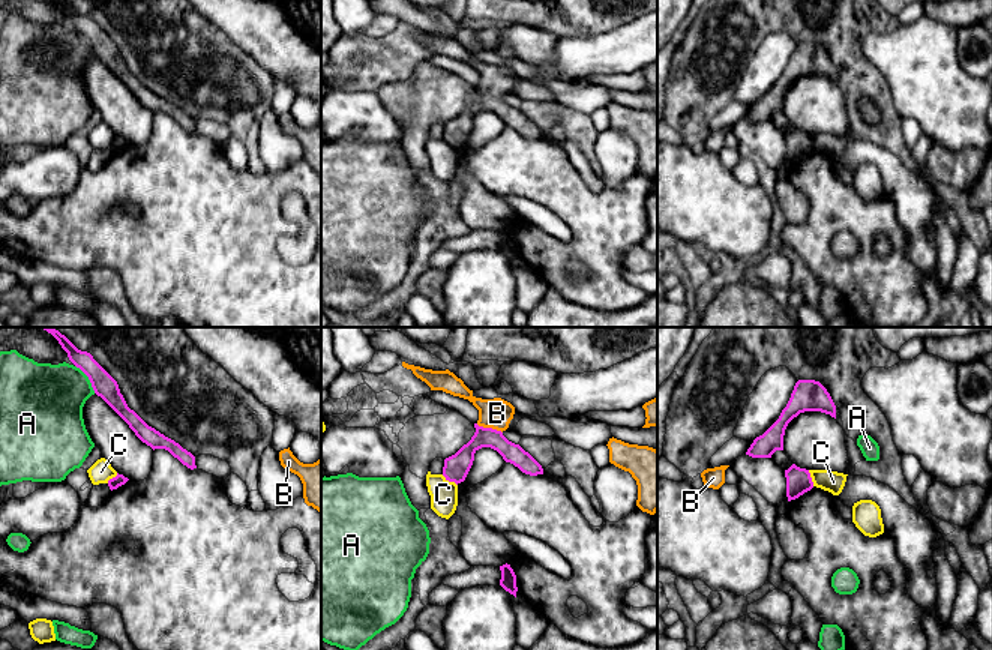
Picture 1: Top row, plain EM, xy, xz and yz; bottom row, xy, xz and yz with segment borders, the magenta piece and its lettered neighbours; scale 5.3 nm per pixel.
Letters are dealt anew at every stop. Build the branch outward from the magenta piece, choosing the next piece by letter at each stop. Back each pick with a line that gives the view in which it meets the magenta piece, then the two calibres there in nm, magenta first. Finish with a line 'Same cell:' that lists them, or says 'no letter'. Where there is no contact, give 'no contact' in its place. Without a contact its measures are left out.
B: meets magenta in xz; 120 nm thick on the magenta side, 160 nm on the other
Same cell: B

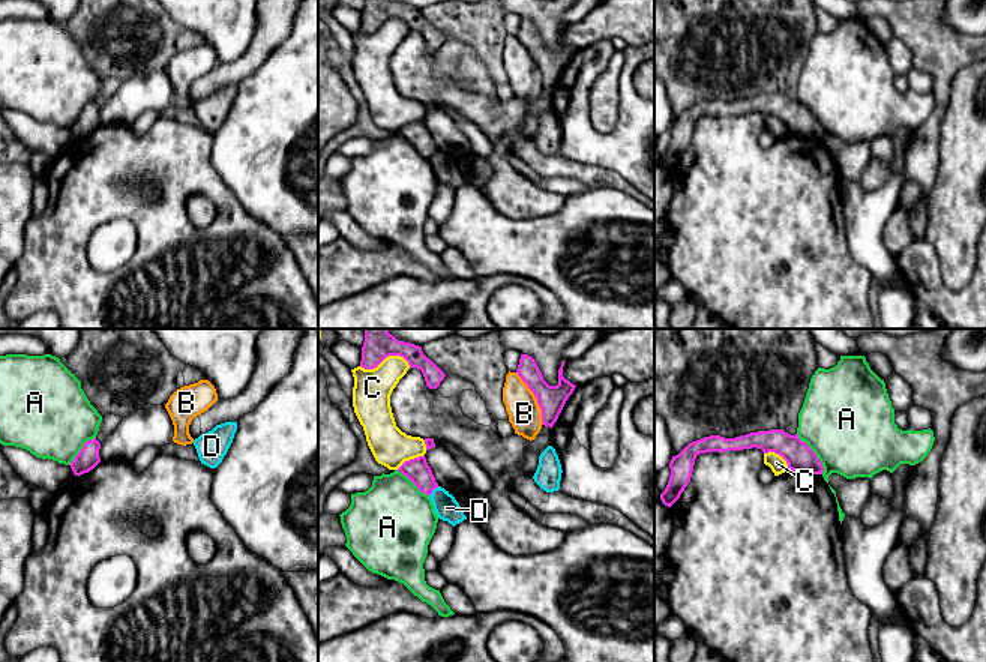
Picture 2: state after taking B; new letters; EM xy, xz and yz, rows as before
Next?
Same cell: no letter

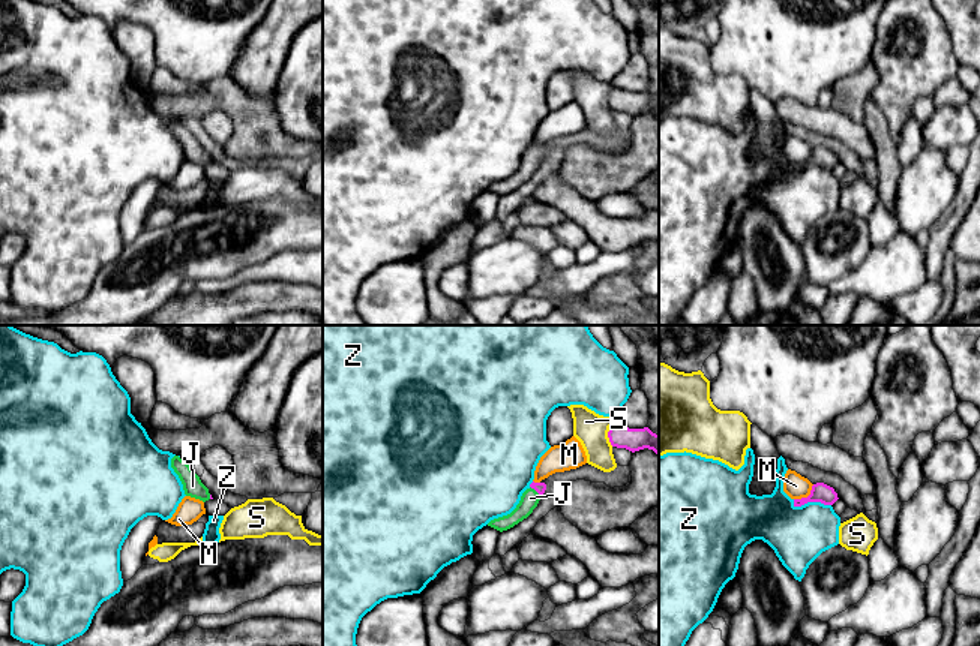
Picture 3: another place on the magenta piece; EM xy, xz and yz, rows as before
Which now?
J: meets magenta in xz; 60 nm thick on the magenta side, 100 nm on the other
Same cell: J

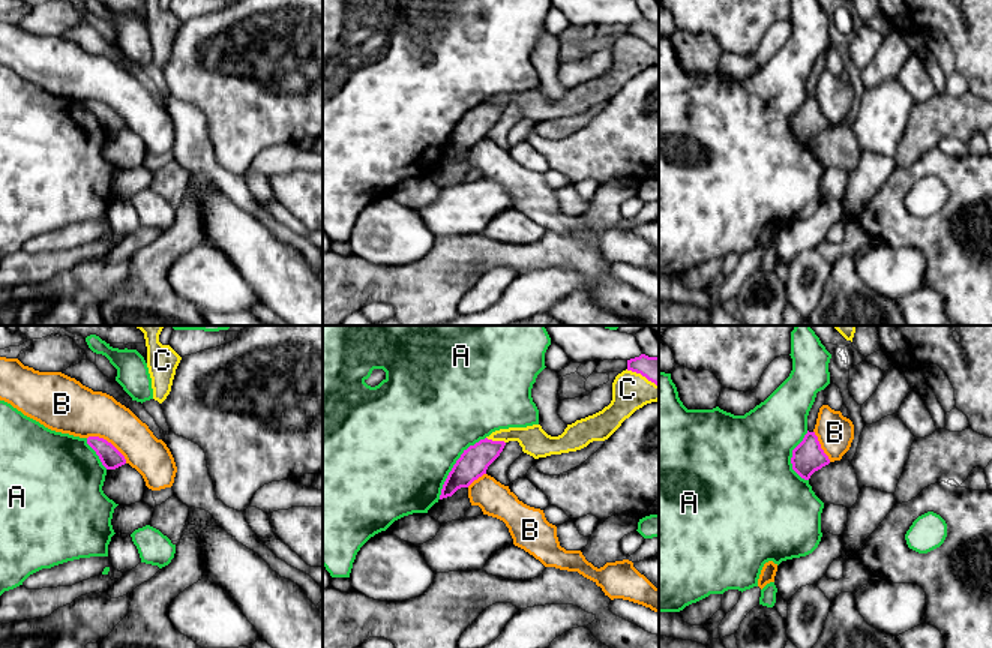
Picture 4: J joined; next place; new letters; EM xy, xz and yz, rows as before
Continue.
Same cell: no letter

